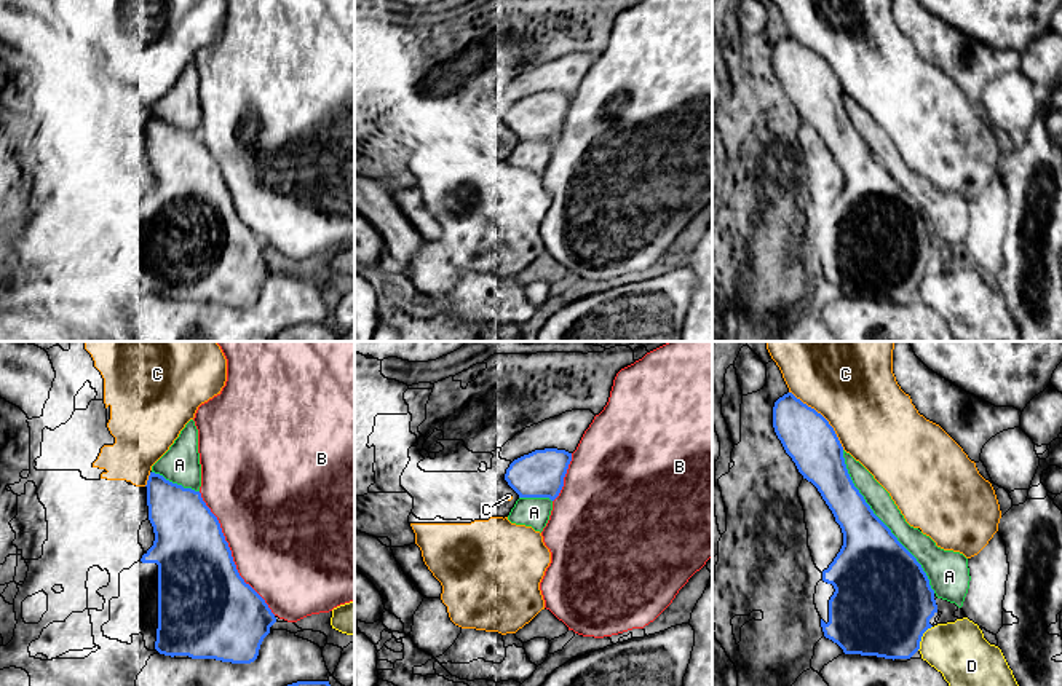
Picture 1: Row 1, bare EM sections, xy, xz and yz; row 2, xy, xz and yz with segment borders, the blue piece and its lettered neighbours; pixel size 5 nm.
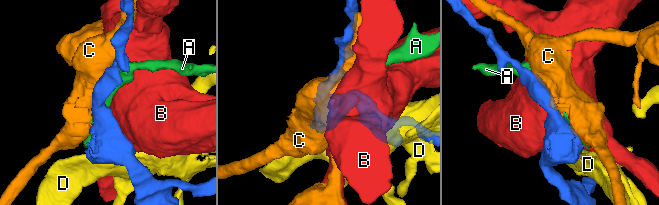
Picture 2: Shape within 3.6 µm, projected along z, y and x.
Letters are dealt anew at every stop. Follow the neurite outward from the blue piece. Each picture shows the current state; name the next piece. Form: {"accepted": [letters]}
{"accepted": ["A"]}

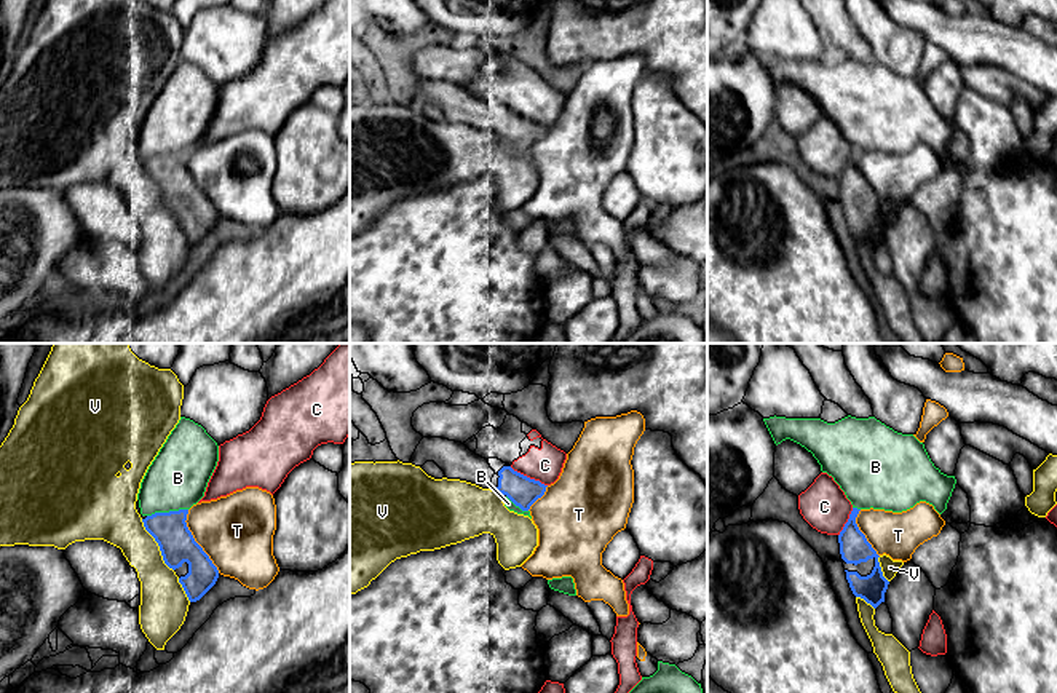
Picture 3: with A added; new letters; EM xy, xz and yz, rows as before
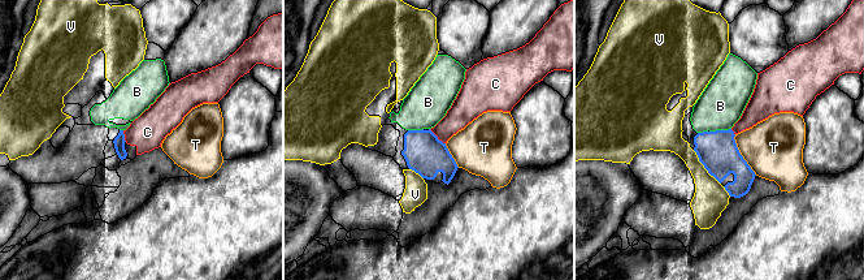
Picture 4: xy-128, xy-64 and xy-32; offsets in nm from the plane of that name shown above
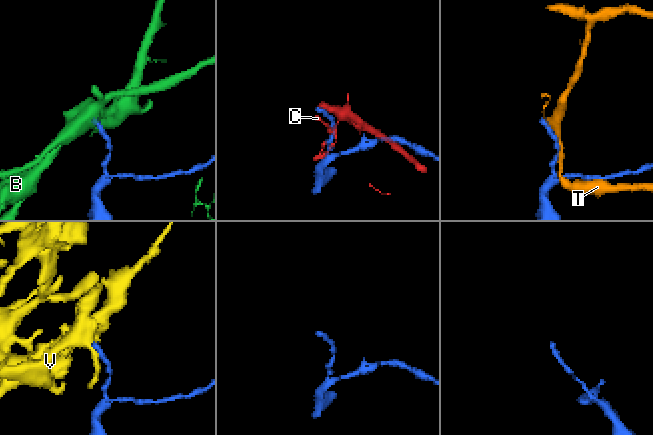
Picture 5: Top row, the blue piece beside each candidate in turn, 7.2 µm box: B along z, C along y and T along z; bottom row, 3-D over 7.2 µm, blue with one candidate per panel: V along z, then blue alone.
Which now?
{"accepted": []}

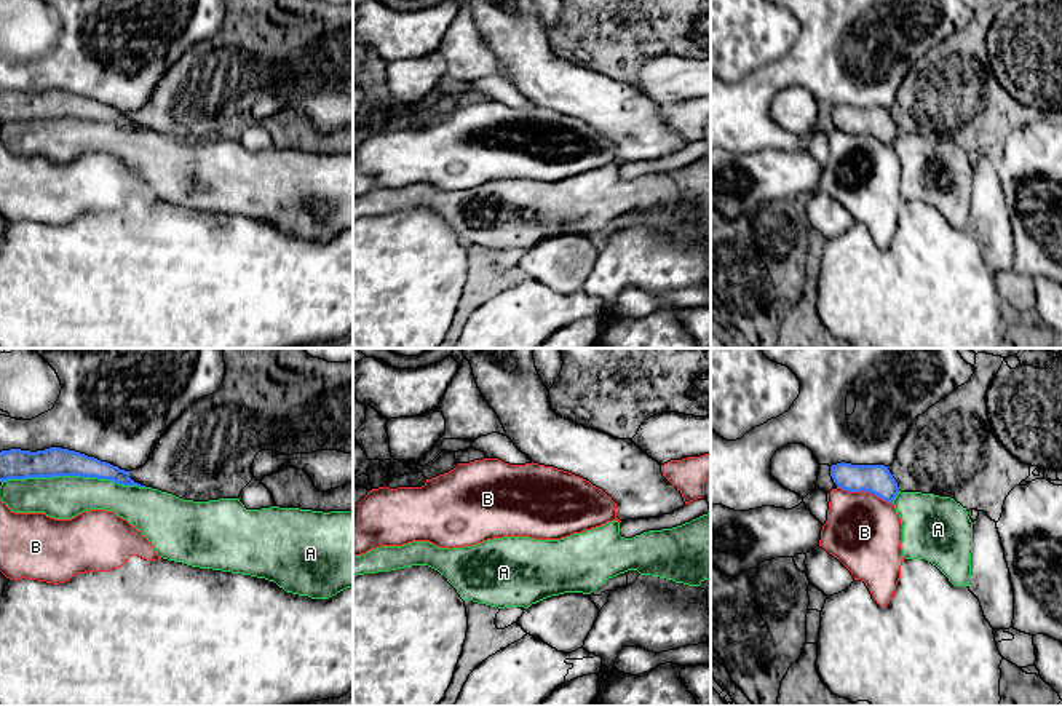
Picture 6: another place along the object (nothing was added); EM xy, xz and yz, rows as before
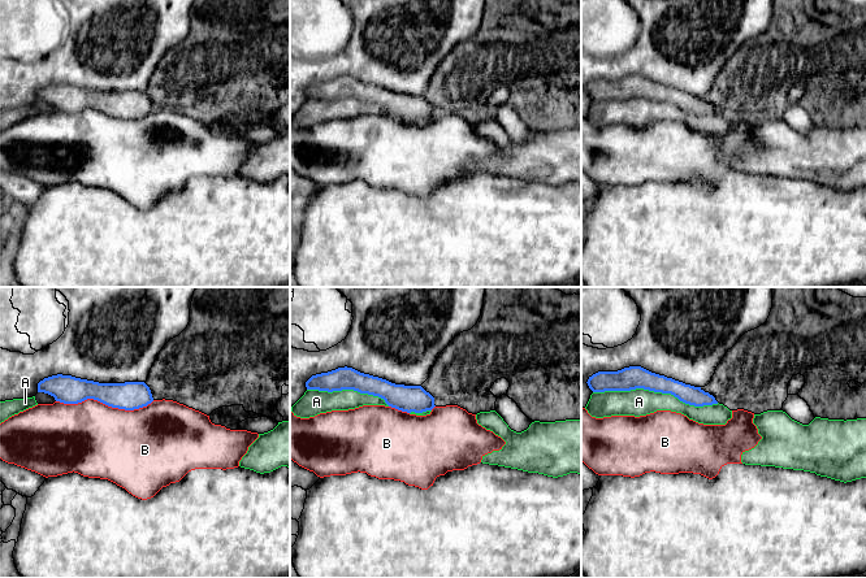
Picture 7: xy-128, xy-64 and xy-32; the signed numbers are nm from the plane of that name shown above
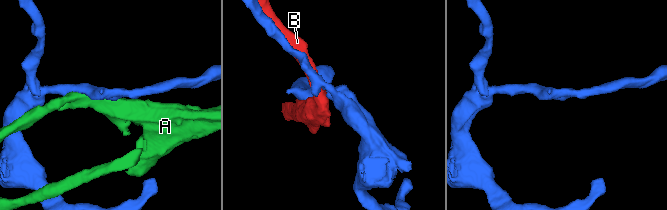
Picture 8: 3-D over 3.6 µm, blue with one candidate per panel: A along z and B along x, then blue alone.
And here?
{"accepted": ["A"]}

